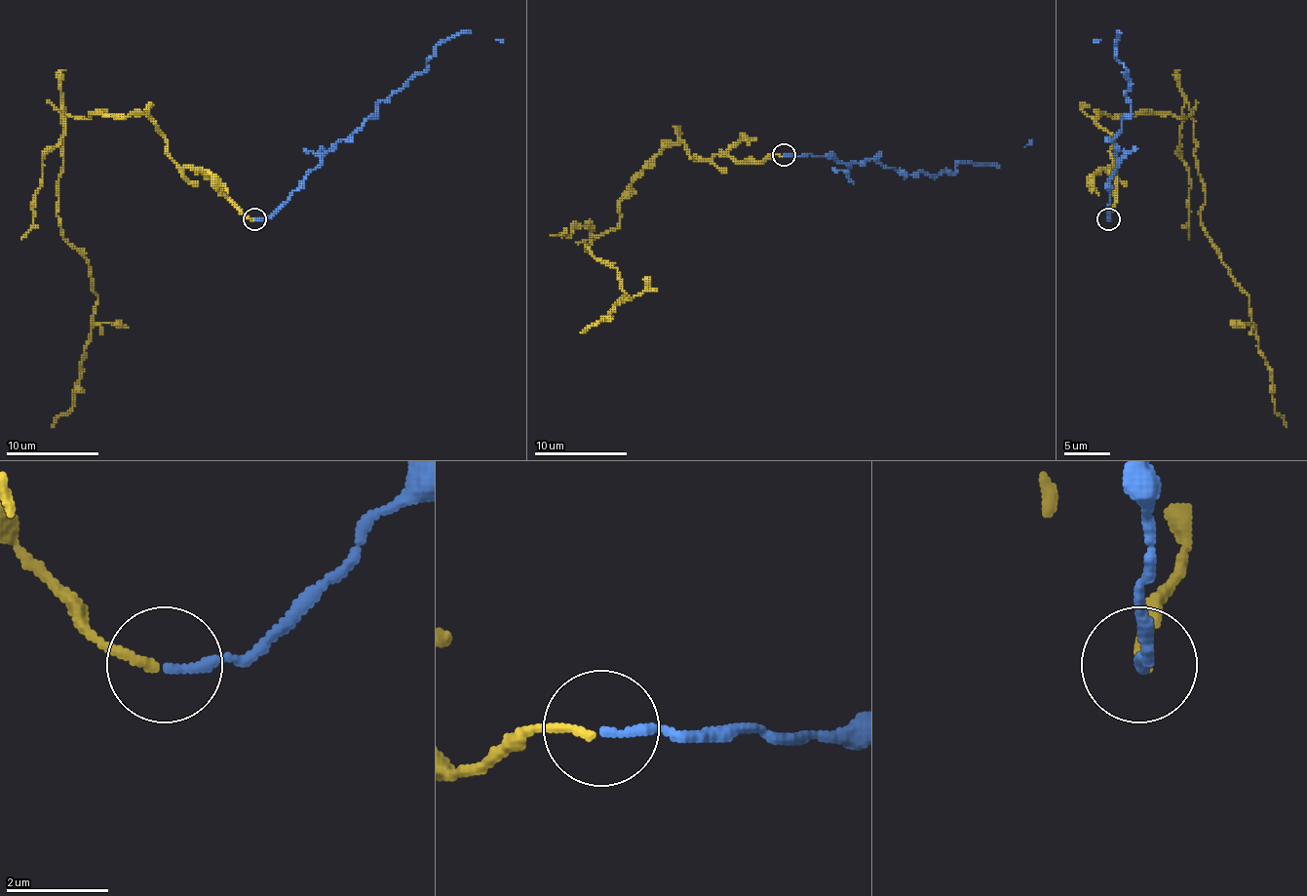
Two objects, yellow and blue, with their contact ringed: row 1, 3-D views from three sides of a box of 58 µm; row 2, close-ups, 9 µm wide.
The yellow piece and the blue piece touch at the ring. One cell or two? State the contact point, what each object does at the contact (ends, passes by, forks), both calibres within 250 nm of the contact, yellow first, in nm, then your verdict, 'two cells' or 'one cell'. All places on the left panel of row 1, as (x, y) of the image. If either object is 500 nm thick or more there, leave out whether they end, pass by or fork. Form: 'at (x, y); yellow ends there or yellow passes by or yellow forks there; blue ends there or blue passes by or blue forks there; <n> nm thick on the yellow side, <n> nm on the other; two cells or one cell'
at (254, 218); yellow ends there; blue ends there; 160 nm thick on the yellow side, 160 nm on the other; two cells

